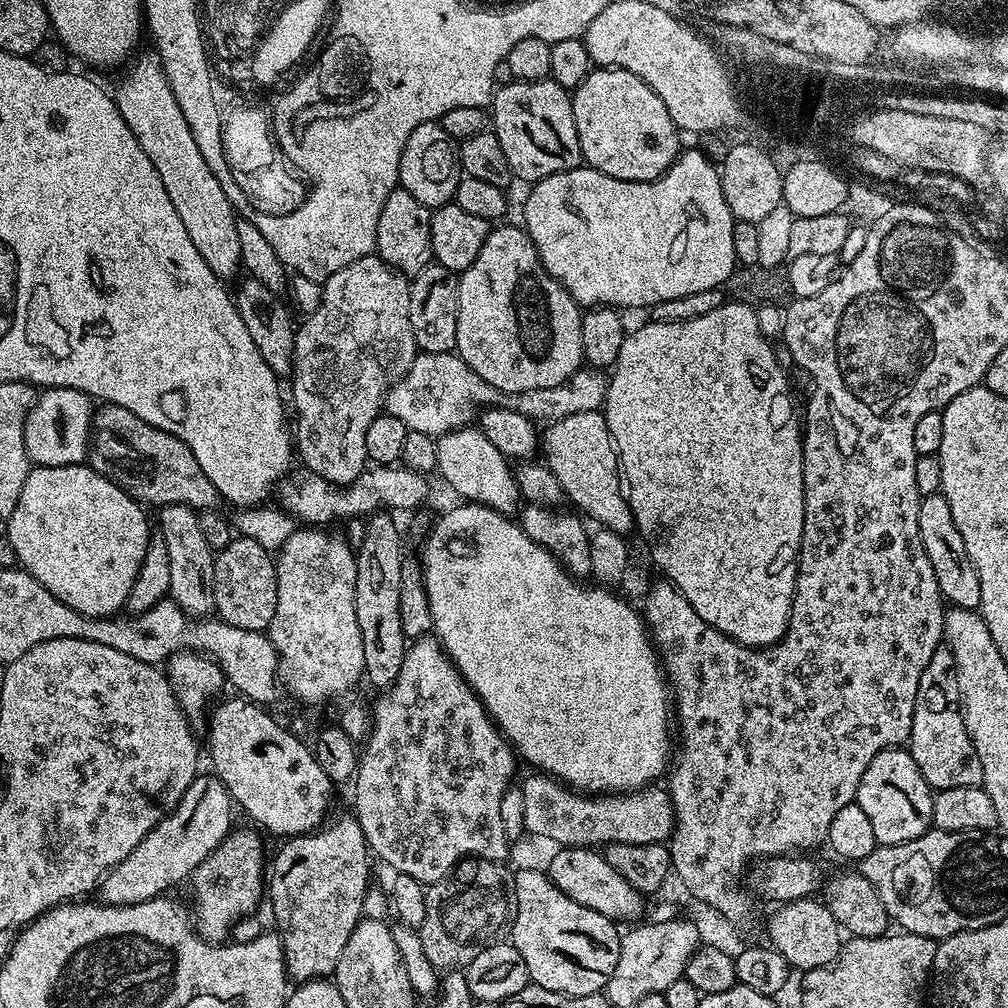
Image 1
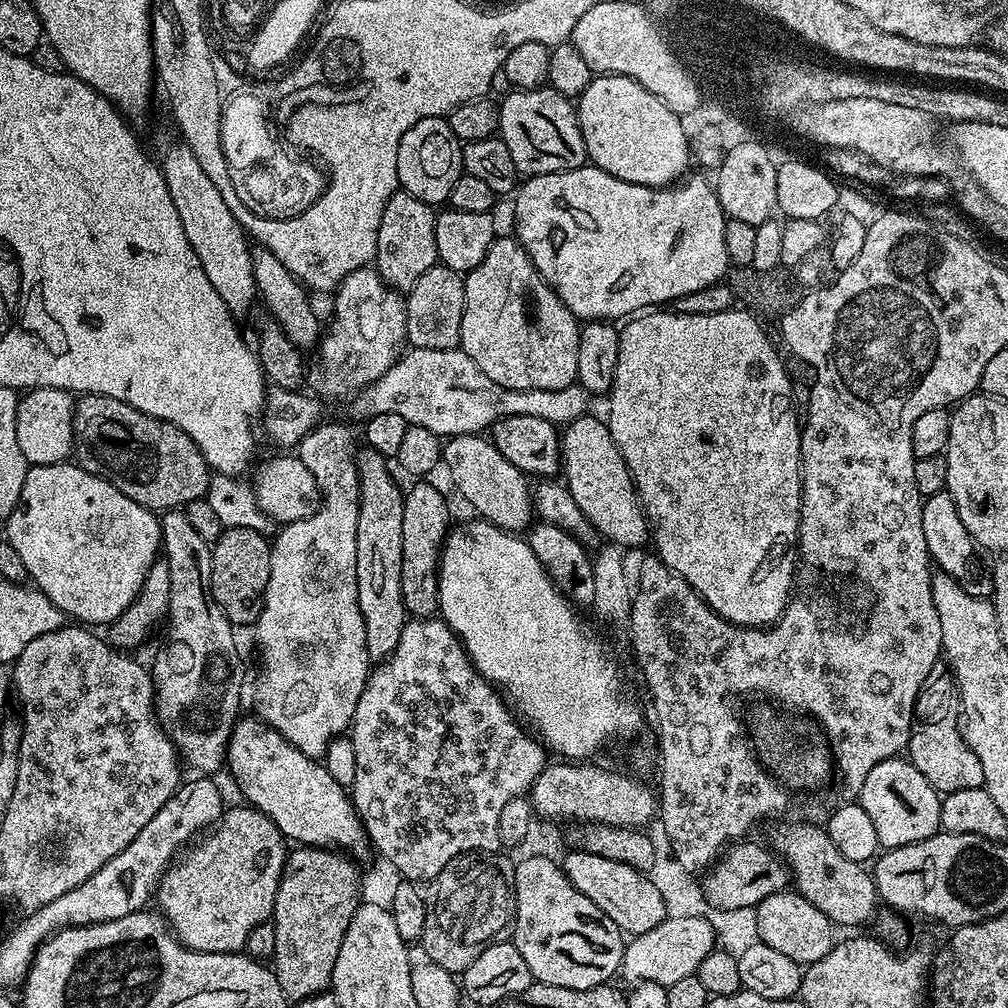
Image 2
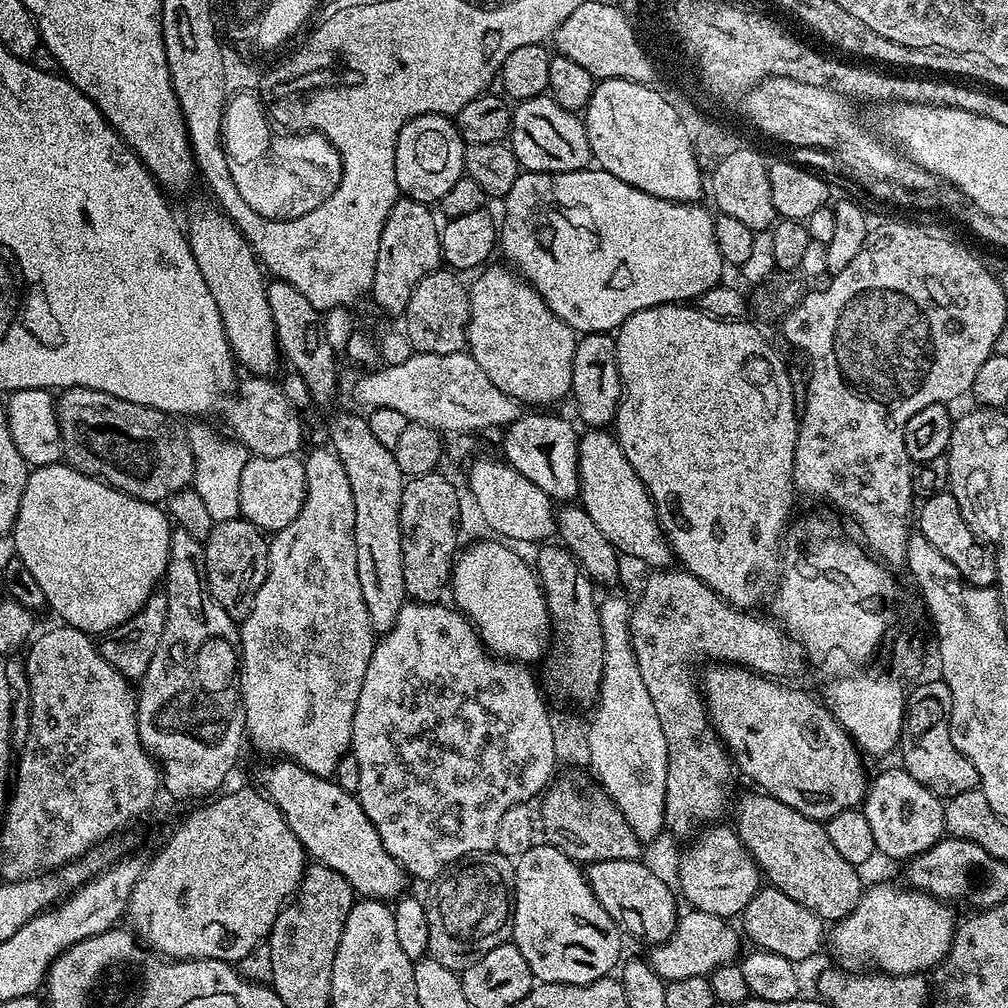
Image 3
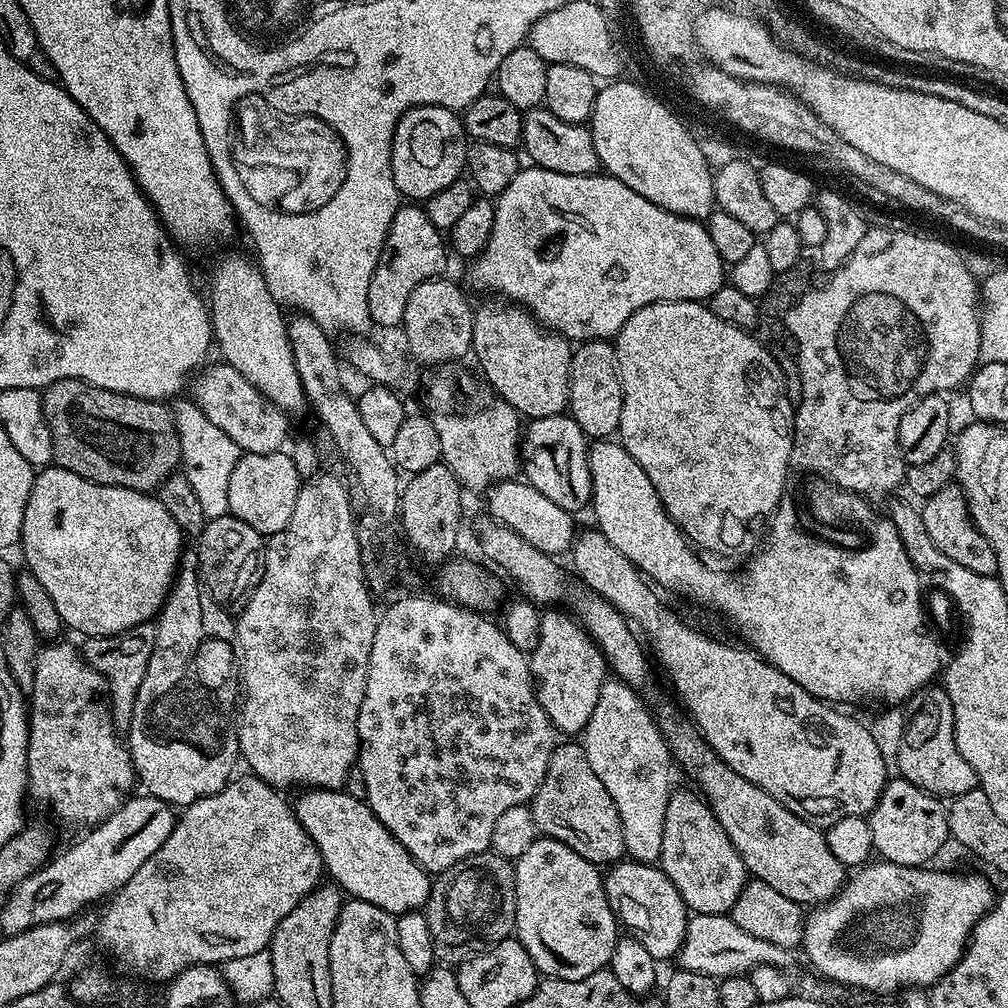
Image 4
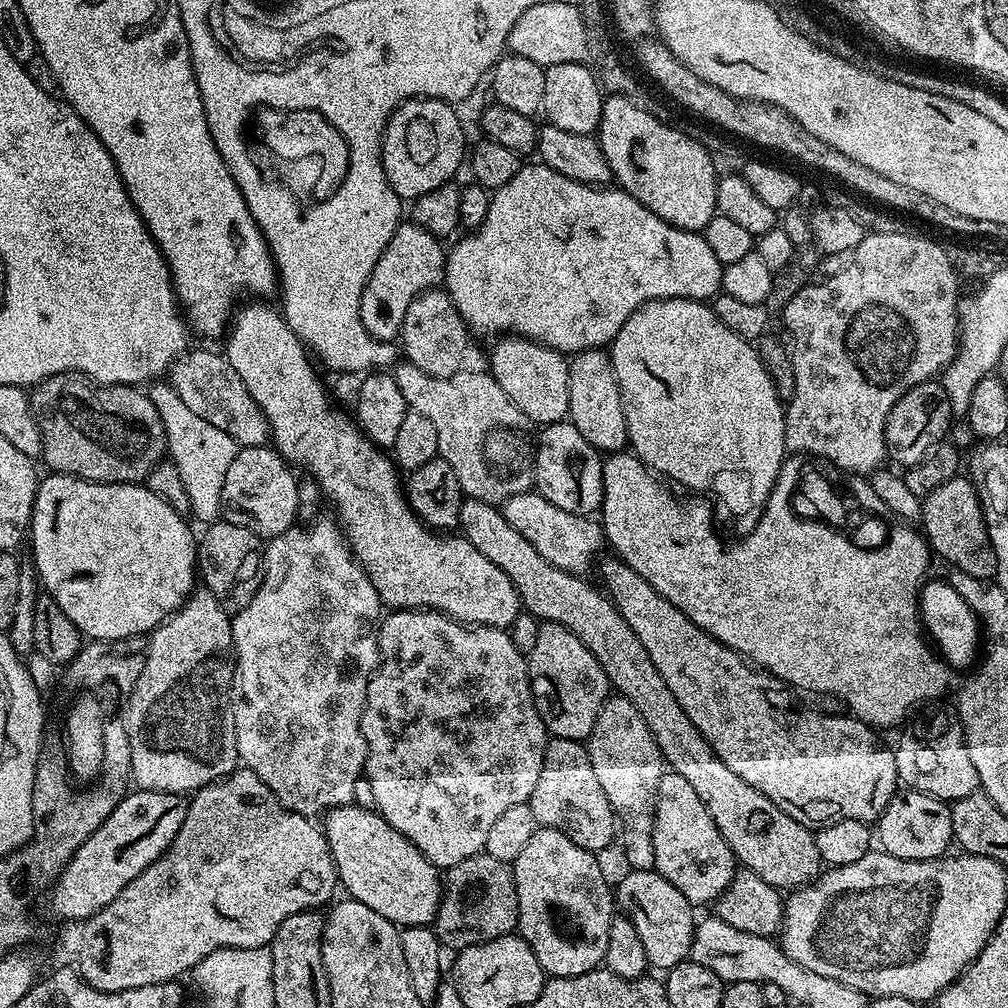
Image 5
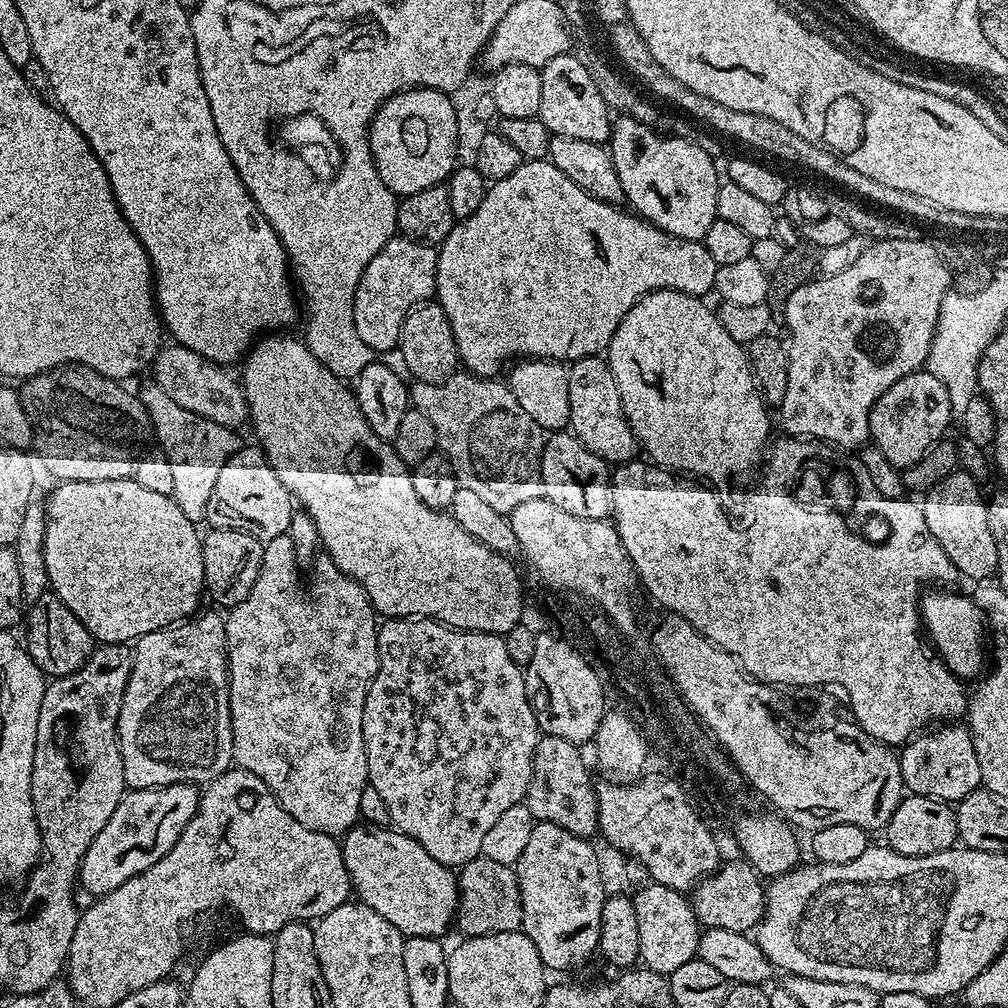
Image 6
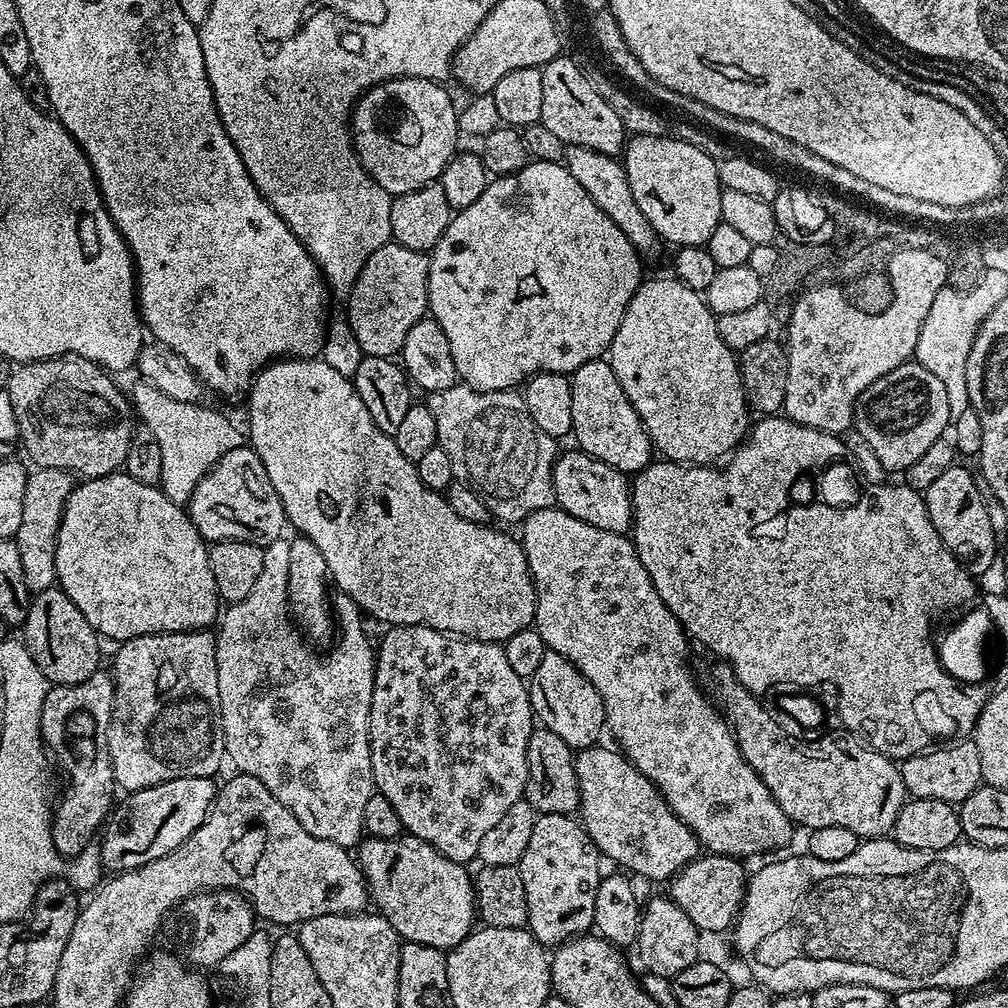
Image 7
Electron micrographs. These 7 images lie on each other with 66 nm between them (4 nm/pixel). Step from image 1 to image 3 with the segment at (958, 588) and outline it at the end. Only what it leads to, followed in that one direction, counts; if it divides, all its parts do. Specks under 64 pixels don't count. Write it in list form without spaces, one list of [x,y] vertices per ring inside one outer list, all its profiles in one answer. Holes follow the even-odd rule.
[[[945,490],[927,497],[919,505],[918,531],[934,546],[934,550],[940,551],[942,558],[954,562],[958,566],[958,574],[974,588],[991,588],[996,583],[996,558],[995,555],[972,533],[966,518],[962,518],[962,506],[958,506],[958,498],[952,496],[951,491]]]

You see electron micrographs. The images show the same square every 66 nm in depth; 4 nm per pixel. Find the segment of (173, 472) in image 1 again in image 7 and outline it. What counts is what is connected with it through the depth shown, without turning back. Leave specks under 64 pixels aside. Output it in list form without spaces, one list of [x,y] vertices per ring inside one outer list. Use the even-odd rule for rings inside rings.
[[[73,355],[35,360],[11,369],[6,391],[10,406],[14,406],[14,416],[20,430],[19,443],[24,443],[33,465],[61,468],[63,472],[73,473],[80,478],[110,476],[123,469],[124,459],[132,449],[134,409],[125,389],[123,392],[111,379],[115,380],[100,365]]]

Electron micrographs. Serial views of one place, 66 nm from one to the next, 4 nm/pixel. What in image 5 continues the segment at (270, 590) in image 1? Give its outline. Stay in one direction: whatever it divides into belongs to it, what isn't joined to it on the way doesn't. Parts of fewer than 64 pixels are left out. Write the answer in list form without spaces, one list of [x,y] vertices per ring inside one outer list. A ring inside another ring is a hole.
[[[212,522],[198,540],[196,550],[196,562],[198,576],[203,587],[207,588],[224,611],[235,614],[247,606],[250,598],[258,590],[264,571],[264,548],[261,537],[255,536],[250,530],[246,530],[237,524],[227,522]]]

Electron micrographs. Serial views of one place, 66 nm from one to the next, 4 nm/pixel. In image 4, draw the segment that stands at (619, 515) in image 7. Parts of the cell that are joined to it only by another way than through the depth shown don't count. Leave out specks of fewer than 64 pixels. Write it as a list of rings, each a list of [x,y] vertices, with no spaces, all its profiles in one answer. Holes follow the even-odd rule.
[[[571,414],[547,416],[531,421],[522,436],[522,472],[527,483],[534,486],[562,510],[579,514],[592,502],[592,483],[588,450],[590,444]]]

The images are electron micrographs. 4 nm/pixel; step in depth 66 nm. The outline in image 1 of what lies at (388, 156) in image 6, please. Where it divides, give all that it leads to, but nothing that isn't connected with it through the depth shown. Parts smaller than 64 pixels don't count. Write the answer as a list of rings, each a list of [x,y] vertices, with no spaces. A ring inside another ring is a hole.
[[[438,122],[423,124],[406,138],[406,146],[400,159],[399,187],[405,188],[418,202],[422,202],[430,210],[449,203],[456,195],[456,187],[460,181],[462,169],[460,153],[451,136],[442,130]]]

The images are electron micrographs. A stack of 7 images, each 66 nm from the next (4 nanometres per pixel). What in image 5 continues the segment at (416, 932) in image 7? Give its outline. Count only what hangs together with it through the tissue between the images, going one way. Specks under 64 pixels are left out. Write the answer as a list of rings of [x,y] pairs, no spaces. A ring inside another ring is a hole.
[[[353,802],[332,809],[323,817],[322,827],[339,883],[351,899],[365,903],[401,929],[428,926],[435,921],[442,899],[441,873],[384,816]]]

